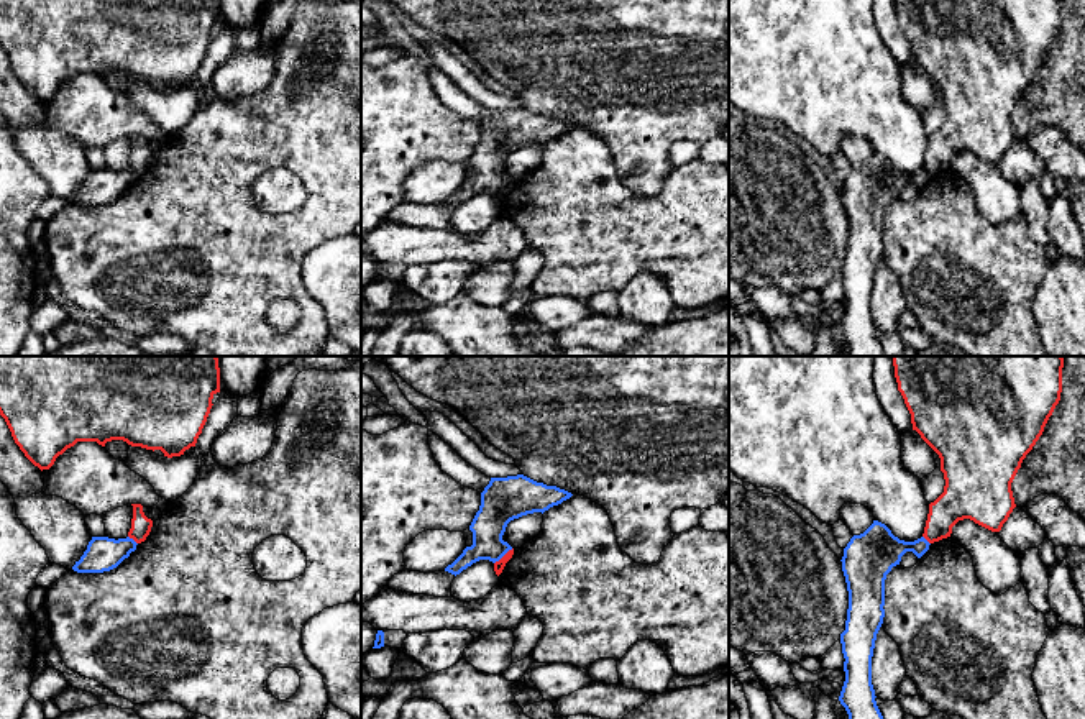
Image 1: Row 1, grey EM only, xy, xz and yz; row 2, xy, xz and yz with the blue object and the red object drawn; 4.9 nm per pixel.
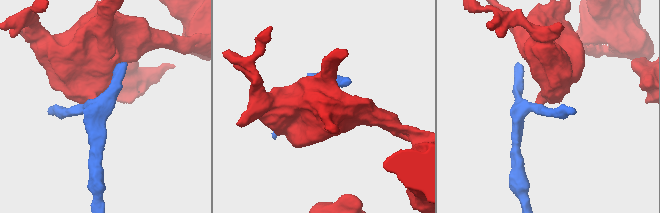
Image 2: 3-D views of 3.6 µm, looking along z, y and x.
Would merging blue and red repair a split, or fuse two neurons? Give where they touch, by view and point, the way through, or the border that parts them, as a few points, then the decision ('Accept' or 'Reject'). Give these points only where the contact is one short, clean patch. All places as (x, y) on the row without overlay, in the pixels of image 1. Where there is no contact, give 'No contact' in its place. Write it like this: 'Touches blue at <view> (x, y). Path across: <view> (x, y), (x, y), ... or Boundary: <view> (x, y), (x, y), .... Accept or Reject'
Touches blue at xz (503, 187). Boundary: xz (512, 181), (494, 196). Reject

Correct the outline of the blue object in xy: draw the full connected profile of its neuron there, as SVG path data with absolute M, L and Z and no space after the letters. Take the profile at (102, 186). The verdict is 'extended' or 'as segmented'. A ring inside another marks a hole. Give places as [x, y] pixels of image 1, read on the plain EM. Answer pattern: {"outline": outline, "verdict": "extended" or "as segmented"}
{"outline": "M92 169L87 182L72 199L77 205L103 205L117 200L131 184L136 182L136 174L126 171Z", "verdict": "as segmented"}

